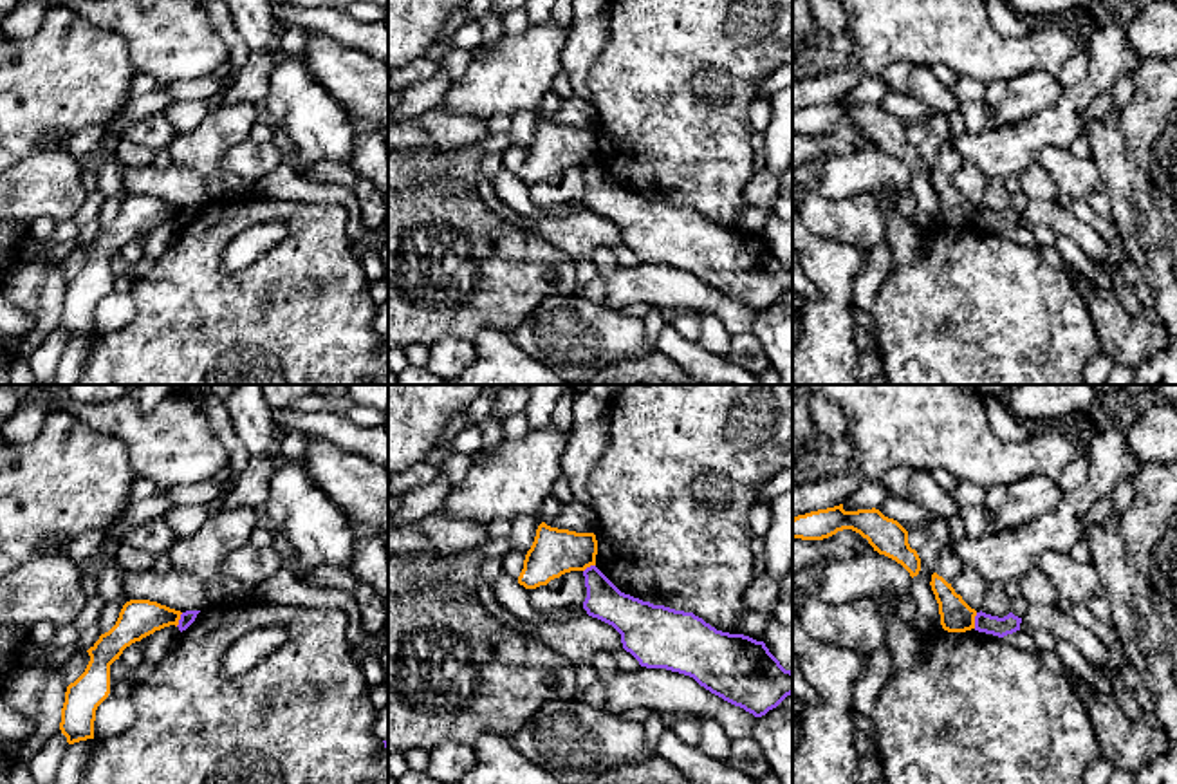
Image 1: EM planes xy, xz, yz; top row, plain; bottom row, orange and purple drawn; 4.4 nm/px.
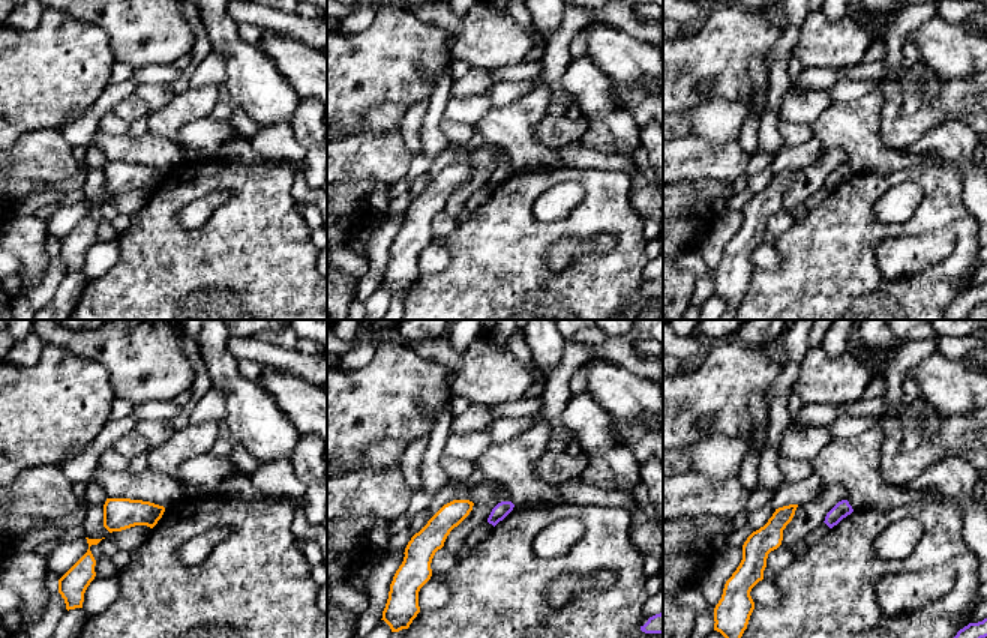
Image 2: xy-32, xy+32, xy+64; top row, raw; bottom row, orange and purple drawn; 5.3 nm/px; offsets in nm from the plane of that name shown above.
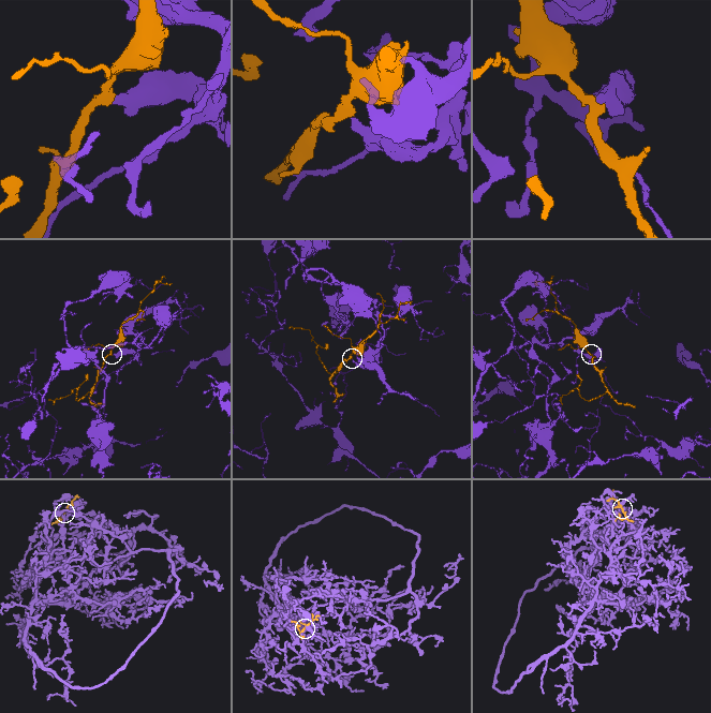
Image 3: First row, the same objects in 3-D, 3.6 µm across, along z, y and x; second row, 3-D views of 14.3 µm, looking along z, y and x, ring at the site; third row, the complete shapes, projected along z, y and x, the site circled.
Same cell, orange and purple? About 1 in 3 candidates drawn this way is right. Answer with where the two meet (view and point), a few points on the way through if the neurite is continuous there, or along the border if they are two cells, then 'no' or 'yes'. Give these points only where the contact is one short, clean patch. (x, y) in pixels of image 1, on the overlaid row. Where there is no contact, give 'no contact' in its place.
yz (973, 620) | along yz (977, 613), (973, 627) | no

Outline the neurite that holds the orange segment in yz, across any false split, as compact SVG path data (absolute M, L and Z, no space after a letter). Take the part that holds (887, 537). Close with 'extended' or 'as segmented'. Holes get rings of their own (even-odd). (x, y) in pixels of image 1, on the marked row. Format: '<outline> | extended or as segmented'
M839 504L792 518L792 538L823 540L843 529L859 533L874 551L901 564L912 578L919 574L921 558L908 544L908 531L876 508L845 511Z | as segmented

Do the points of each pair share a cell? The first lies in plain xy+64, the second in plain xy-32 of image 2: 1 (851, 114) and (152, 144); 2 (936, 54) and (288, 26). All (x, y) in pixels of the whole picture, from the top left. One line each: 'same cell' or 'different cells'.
1: different cells
2: different cells

